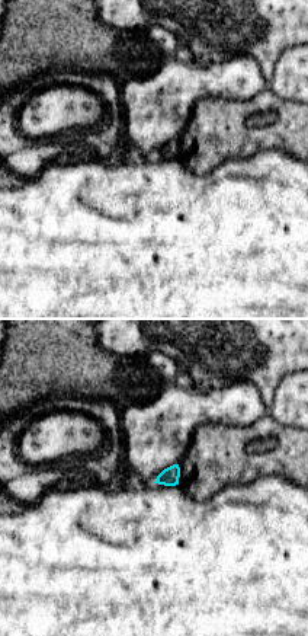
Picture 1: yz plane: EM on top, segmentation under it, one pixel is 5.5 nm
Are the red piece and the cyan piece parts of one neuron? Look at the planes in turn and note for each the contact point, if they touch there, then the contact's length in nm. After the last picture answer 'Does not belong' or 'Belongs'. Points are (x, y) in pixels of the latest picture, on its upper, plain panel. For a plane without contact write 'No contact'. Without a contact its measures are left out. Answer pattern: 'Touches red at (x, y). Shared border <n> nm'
No contact

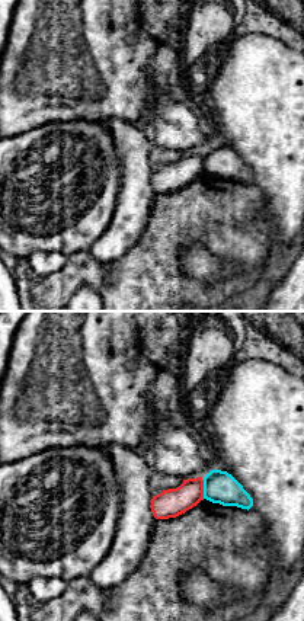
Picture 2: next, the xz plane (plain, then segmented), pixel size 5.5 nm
Touches red at (202, 162). Shared border 120 nm

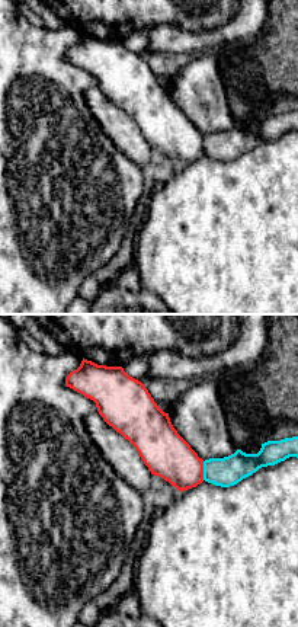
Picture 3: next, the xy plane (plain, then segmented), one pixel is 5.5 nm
Touches red at (202, 144). Shared border 100 nm

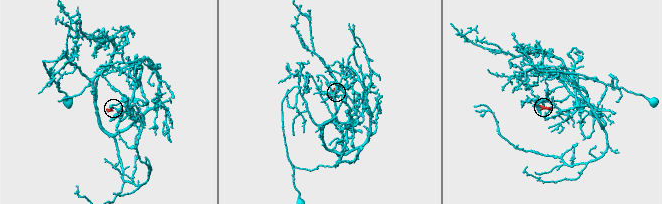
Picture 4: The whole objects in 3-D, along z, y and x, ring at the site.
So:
Does not belong

